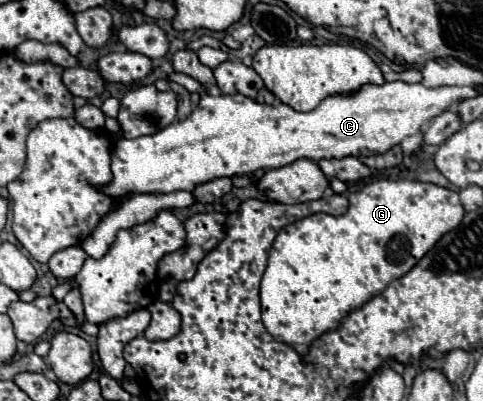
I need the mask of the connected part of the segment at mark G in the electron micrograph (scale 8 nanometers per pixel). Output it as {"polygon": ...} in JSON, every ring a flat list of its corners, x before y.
{"polygon":[[377,179,373,180,373,183,369,183,369,185,365,185,361,191,349,193,349,211,345,215,333,217,333,215,327,215,327,213,315,213,315,215,309,215,305,219,299,219,299,221,287,225,287,227,283,227,279,231,277,239,273,241,273,247,271,247,271,253,269,253,269,265,267,265,267,269,263,273,263,279,261,279,261,319,263,319,265,329,277,341,283,341,283,343,291,345,293,349,297,349,297,353,305,355,309,351,309,345,311,345,313,339,317,339,325,331,335,329,347,313,359,309,365,301,369,301,371,297,379,295,391,281,395,281,401,275,405,275,445,233,453,231,461,223,463,215,465,215,465,209,463,209,463,205,459,201,457,191,439,187,435,183,419,183,419,181,409,179]]}

